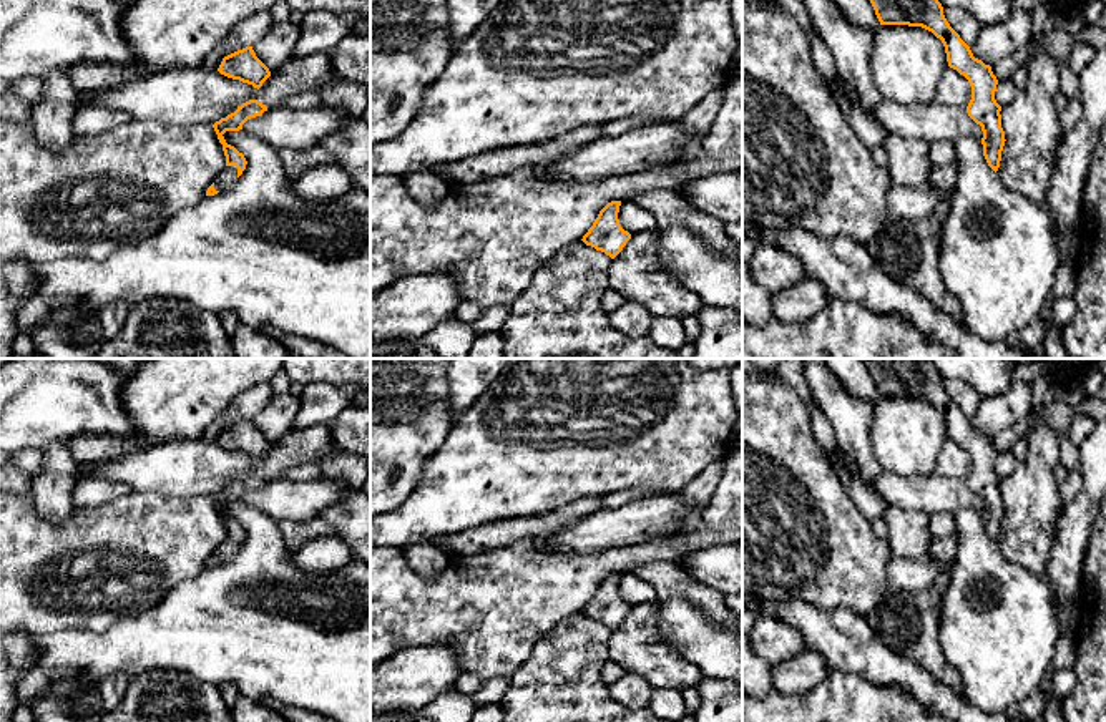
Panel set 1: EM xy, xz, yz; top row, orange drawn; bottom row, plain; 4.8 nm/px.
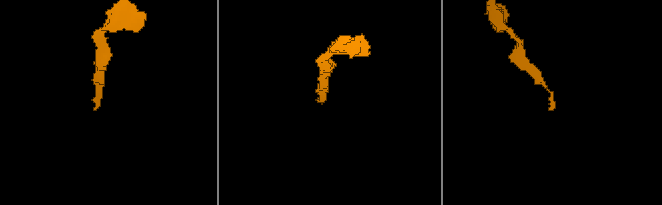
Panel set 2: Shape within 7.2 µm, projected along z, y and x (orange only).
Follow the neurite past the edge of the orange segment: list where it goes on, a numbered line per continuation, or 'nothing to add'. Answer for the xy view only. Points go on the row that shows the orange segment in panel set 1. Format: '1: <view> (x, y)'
1: xy (228, 178)

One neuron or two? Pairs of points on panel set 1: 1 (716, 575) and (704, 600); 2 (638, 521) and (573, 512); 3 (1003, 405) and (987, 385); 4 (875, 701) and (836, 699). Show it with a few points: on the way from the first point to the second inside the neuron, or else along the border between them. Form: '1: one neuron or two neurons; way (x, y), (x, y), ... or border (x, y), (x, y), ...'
1: two neurons; border (693, 578), (724, 596)
2: two neurons; border (601, 507), (553, 531)
3: two neurons; border (1015, 380), (1003, 392), (982, 397)
4: one neuron; way (866, 701), (846, 701)

